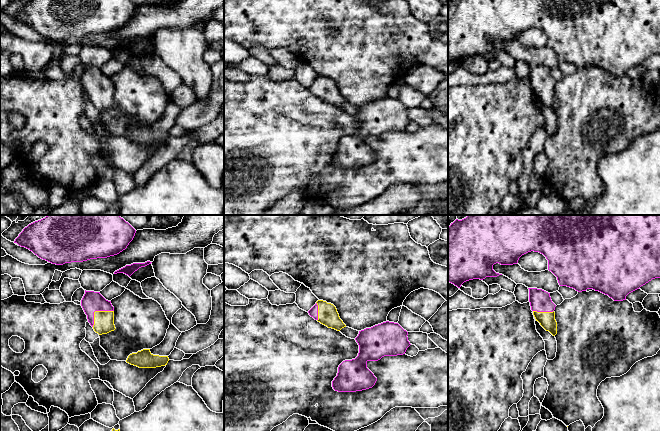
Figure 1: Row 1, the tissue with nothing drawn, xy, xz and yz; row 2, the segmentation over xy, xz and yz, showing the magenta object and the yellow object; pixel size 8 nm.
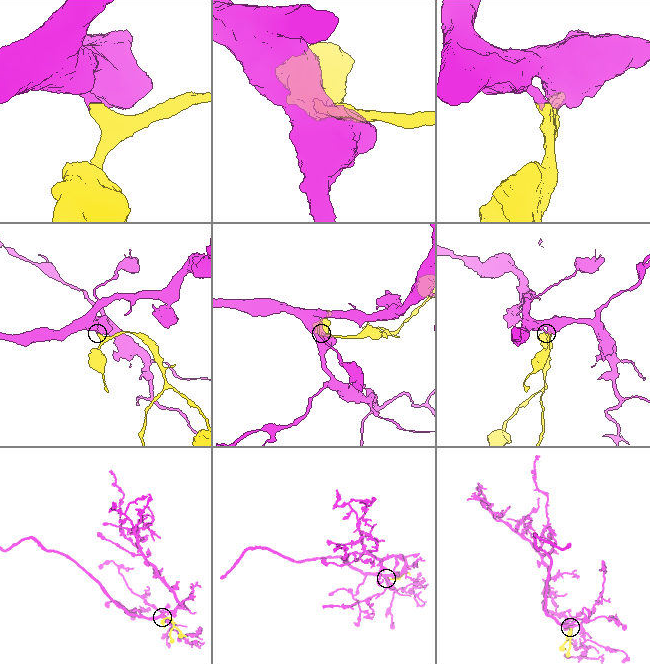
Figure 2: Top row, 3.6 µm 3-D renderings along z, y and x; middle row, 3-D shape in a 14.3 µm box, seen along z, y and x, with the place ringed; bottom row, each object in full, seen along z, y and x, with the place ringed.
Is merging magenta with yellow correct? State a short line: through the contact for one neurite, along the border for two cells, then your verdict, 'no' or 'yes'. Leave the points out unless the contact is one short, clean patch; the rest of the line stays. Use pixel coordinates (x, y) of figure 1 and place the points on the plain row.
yes

